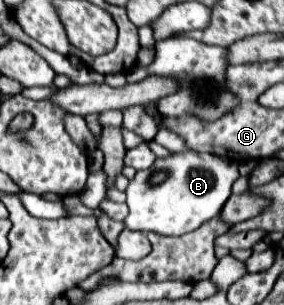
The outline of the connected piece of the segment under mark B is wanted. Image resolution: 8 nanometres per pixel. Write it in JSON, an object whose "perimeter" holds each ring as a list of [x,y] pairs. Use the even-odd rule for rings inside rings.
{"perimeter":[[[172,153],[158,157],[146,171],[138,171],[126,189],[126,203],[130,215],[124,225],[136,231],[154,231],[160,235],[186,235],[196,231],[202,223],[220,215],[230,187],[238,179],[238,169],[226,157],[212,153]]]}

